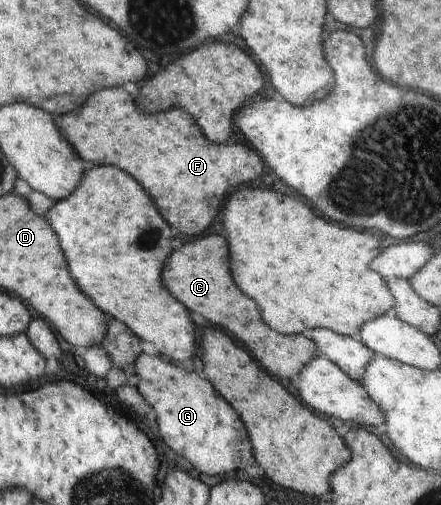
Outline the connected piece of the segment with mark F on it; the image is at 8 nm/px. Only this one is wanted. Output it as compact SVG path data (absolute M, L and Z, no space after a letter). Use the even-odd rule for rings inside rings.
M99 89L93 95L89 95L81 107L65 115L55 116L55 119L55 125L61 131L61 135L73 145L76 155L79 155L85 164L115 165L121 171L129 173L147 191L159 215L169 226L175 227L179 236L183 238L193 239L199 236L197 233L203 233L219 213L223 195L227 195L229 189L235 187L237 183L255 179L263 169L255 151L239 143L223 145L223 143L207 141L199 131L199 127L195 127L191 115L187 115L183 109L169 109L151 115L139 113L133 107L133 99L123 89Z

